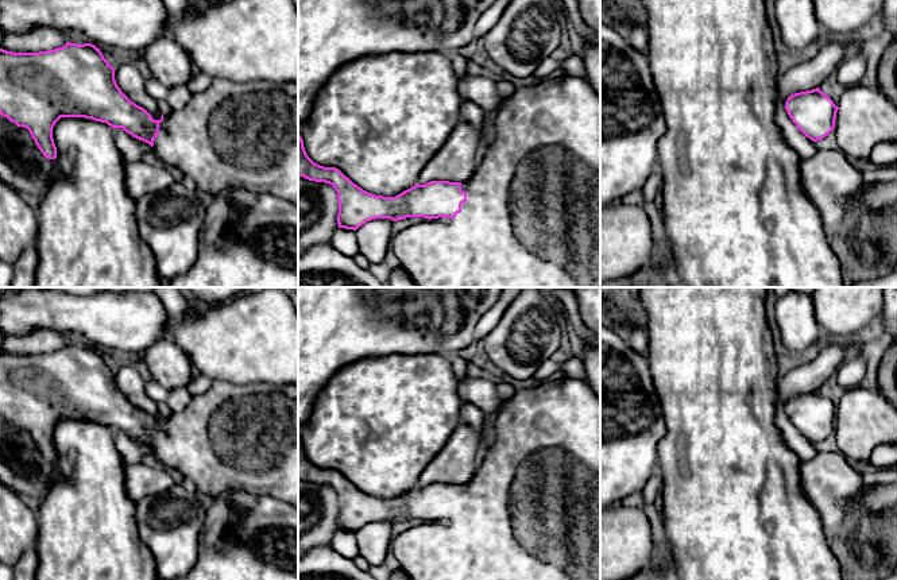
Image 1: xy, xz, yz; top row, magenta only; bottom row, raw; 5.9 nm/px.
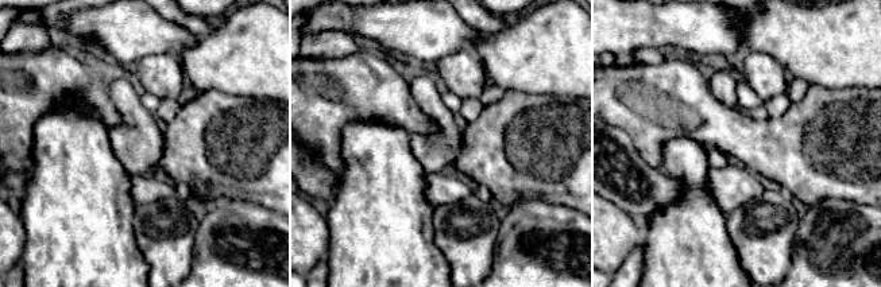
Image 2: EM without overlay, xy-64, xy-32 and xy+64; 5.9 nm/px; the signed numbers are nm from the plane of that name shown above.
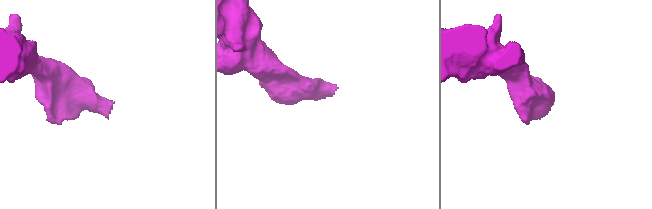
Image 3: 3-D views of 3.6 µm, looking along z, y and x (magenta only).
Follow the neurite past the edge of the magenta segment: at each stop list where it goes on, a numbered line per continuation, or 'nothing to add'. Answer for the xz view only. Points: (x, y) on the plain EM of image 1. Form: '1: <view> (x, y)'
1: xz (533, 506)

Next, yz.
1: yz (867, 420)

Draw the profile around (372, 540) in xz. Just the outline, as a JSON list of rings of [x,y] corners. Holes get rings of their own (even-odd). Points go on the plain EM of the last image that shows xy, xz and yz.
[[[390,521],[367,523],[355,533],[359,554],[371,565],[380,565],[393,541]]]

